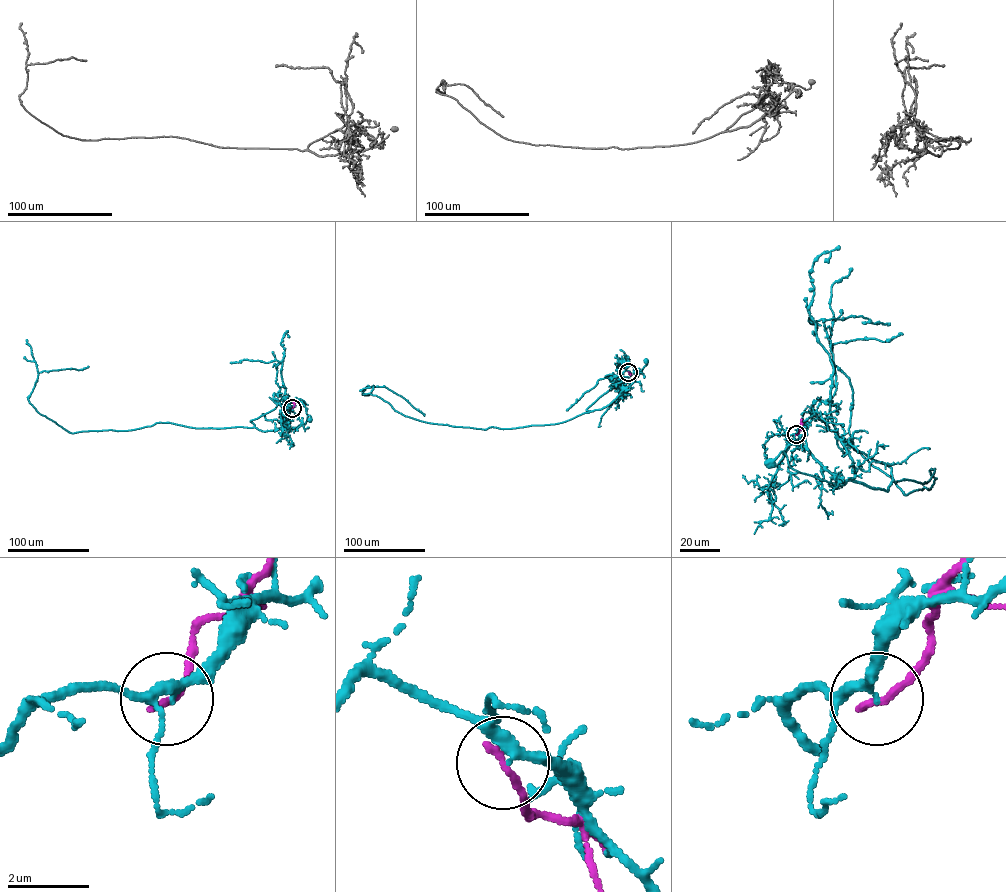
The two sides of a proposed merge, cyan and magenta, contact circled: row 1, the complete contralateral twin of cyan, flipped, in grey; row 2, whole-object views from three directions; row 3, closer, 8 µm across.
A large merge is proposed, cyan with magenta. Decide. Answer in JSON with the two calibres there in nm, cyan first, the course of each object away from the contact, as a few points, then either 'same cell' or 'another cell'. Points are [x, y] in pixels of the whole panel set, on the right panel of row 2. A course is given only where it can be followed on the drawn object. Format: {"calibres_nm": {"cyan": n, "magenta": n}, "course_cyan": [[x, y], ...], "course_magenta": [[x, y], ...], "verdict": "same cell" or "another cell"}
{"calibres_nm": {"cyan": 240, "magenta": 200}, "course_cyan": [[796, 434], [792, 436], [836, 477], [838, 483], [799, 472], [789, 466], [782, 452], [770, 463]], "course_magenta": [[796, 434], [802, 420]], "verdict": "another cell"}

